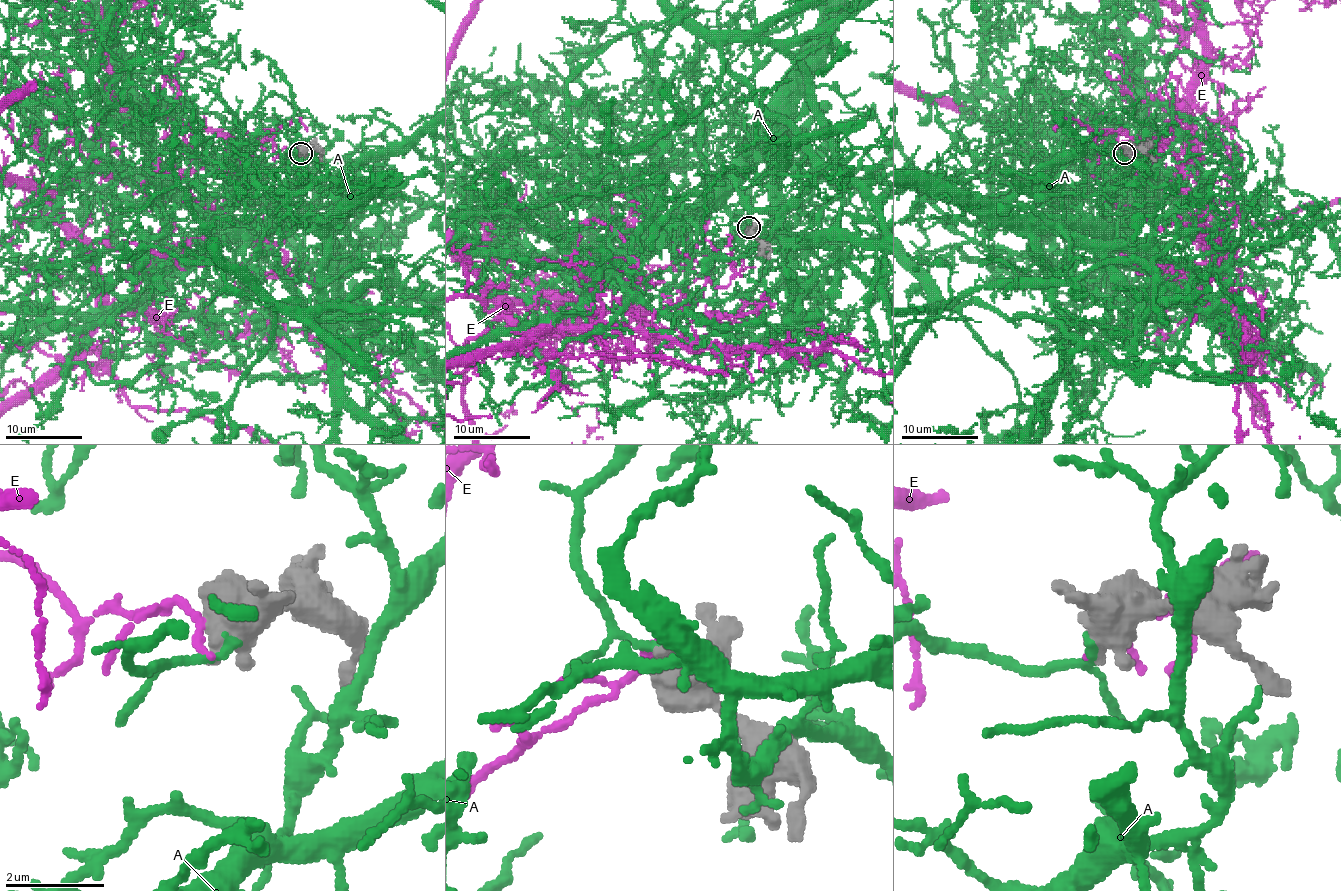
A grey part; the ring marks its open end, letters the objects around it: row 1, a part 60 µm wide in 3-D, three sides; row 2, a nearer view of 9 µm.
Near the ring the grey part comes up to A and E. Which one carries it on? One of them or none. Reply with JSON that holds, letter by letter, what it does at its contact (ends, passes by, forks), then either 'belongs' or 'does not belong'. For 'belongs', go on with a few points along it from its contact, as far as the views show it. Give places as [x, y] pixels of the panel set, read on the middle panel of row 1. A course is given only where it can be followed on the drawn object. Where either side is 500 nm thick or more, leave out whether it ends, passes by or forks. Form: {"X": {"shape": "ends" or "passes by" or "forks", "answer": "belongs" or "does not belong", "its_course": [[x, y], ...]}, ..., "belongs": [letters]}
{"A": {"answer": "does not belong"}, "E": {"answer": "does not belong"}, "belongs": []}

